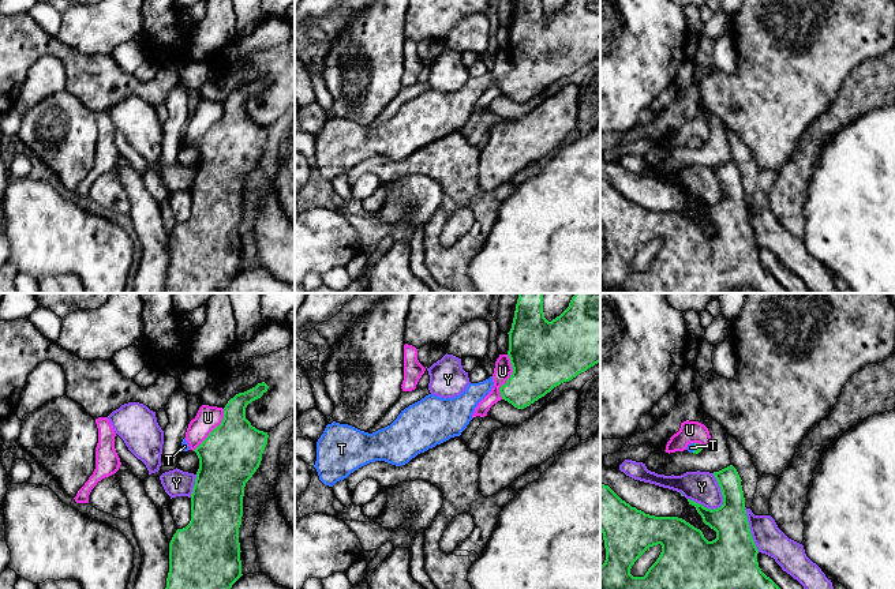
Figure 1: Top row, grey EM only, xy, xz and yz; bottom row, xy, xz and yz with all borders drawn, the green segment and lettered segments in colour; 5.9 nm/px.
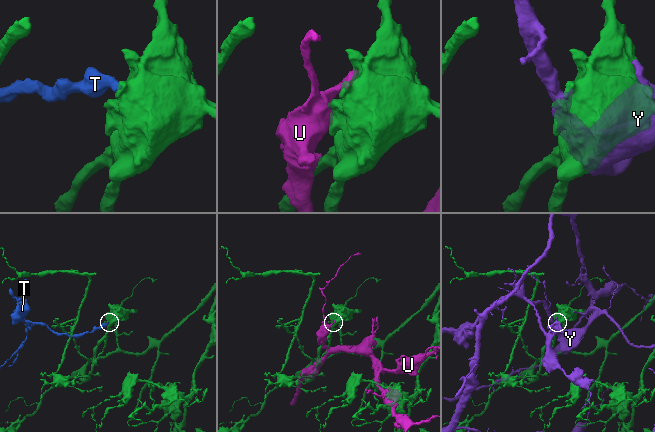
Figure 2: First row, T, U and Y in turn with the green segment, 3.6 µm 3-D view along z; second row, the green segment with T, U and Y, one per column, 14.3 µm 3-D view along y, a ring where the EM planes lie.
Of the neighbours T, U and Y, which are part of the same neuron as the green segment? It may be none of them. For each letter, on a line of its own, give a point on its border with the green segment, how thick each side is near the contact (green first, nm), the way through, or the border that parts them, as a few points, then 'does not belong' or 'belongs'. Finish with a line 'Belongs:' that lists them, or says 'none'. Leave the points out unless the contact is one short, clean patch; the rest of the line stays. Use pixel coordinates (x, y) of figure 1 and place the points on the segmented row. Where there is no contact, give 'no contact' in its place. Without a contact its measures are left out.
T: meets green in yz at (695, 447); 50 nm thick on the green side, 50 nm on the other; runs through yz (697, 447), (695, 447), (691, 447); belongs
U: meets green in xz at (510, 376); 400 nm thick on the green side, 110 nm on the other; does not belong
Y: meets green in yz at (722, 494); 200 nm thick on the green side, 190 nm on the other; does not belong
Belongs: T

